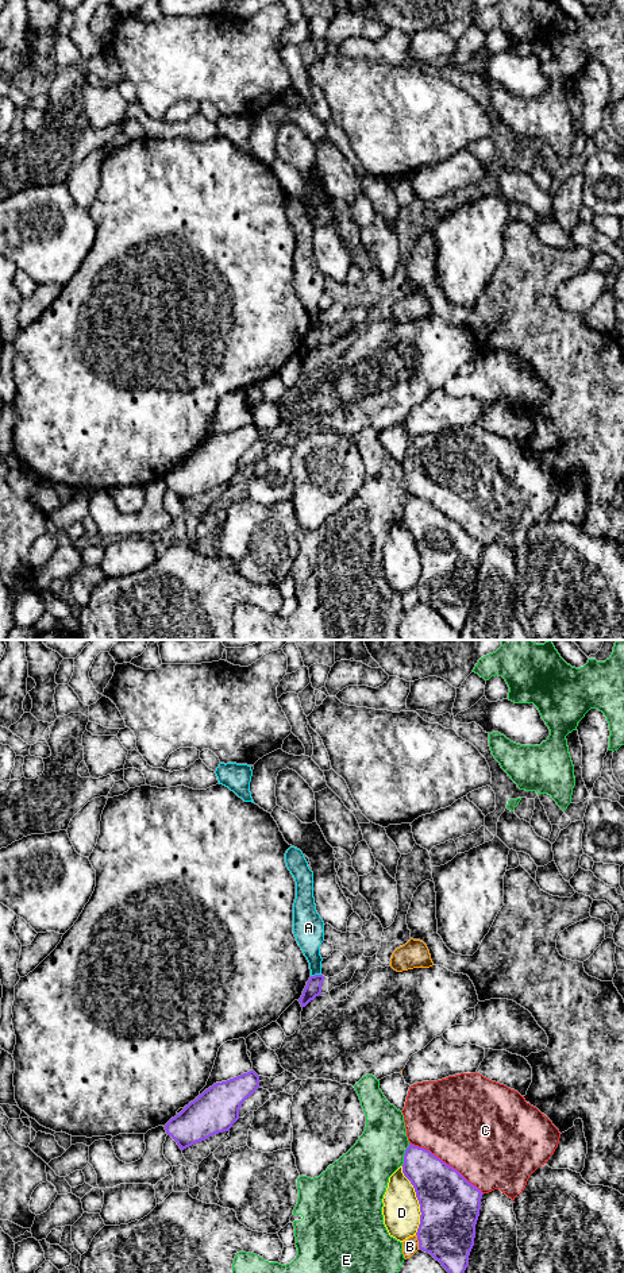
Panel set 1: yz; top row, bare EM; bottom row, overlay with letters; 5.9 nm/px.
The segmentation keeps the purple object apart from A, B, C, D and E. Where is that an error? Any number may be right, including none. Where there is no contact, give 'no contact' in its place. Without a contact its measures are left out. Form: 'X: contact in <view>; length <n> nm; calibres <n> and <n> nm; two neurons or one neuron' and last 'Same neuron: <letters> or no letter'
A: contact in yz; length 70 nm; calibres 100 and 170 nm; two neurons
B: contact in yz; length 90 nm; calibres 340 and 100 nm; two neurons
C: contact in yz; length 550 nm; calibres 360 and 500 nm; two neurons
D: contact in yz; length 420 nm; calibres 360 and 220 nm; two neurons
E: contact in yz; length 140 nm; calibres 260 and 300 nm; two neurons
Same neuron: no letter

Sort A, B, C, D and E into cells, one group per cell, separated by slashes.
A / B / C / D / E

